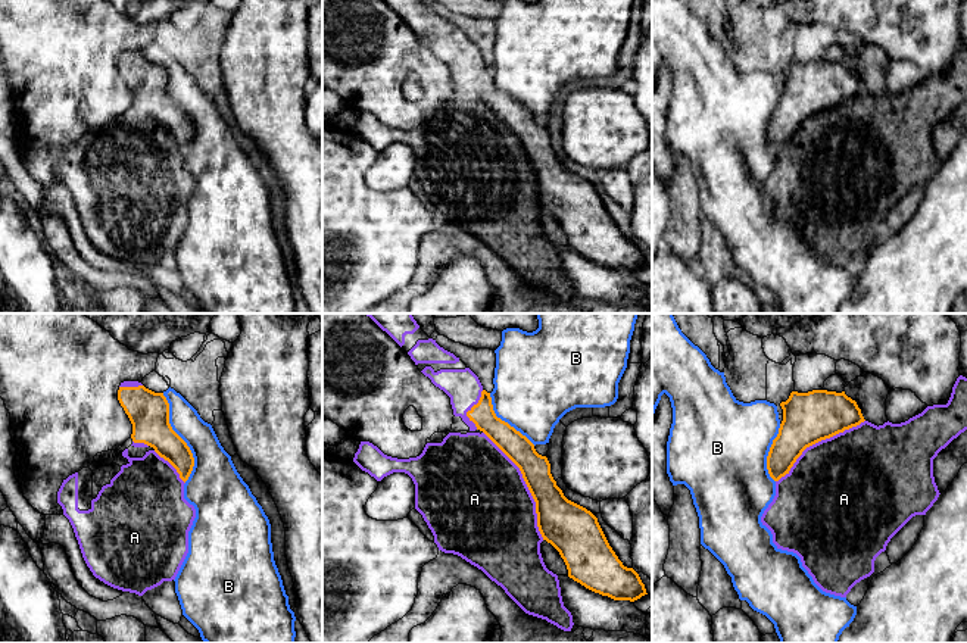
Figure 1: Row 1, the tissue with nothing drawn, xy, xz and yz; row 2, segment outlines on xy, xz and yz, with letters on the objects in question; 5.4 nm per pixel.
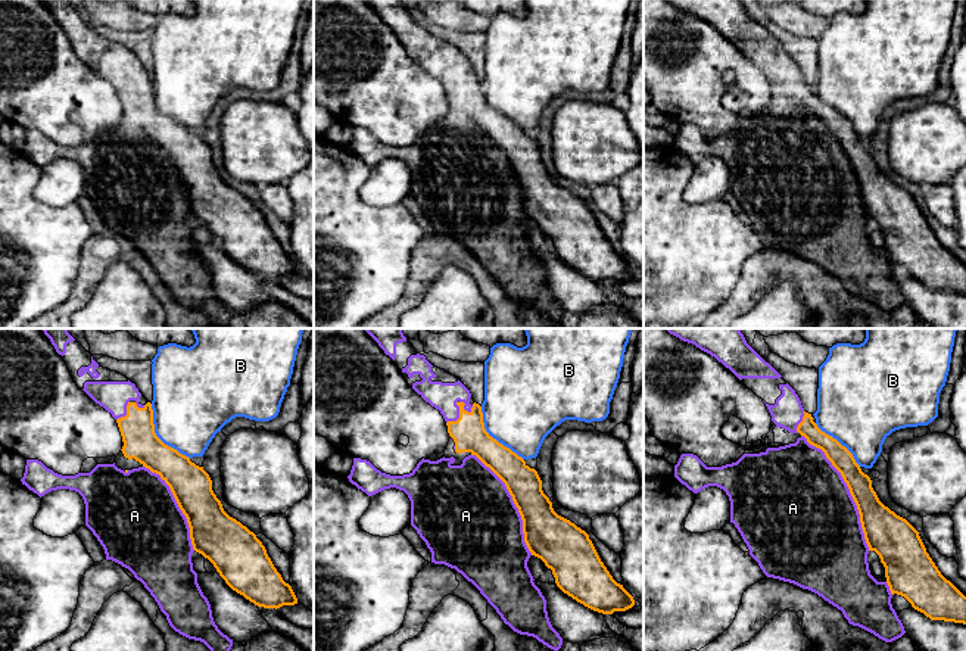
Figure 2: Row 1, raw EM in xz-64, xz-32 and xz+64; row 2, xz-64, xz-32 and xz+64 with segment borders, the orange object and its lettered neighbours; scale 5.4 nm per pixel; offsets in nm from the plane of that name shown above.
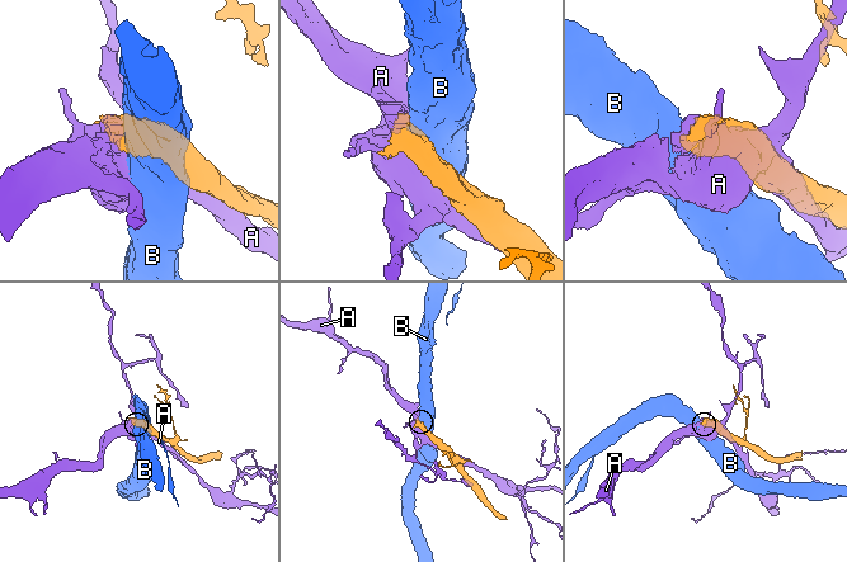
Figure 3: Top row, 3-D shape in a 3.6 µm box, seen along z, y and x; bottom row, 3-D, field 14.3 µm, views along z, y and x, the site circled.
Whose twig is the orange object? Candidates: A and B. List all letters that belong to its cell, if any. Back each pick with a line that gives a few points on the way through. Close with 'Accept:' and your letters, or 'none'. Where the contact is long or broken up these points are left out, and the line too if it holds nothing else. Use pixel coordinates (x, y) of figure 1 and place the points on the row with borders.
Accept: A

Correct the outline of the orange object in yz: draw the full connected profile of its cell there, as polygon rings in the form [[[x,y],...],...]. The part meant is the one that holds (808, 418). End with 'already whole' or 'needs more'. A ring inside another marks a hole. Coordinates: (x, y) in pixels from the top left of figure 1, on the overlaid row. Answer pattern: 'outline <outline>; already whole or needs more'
outline [[[792,391],[780,406],[783,421],[767,456],[767,469],[774,481],[789,474],[807,447],[865,421],[857,402],[845,391]]]; already whole

